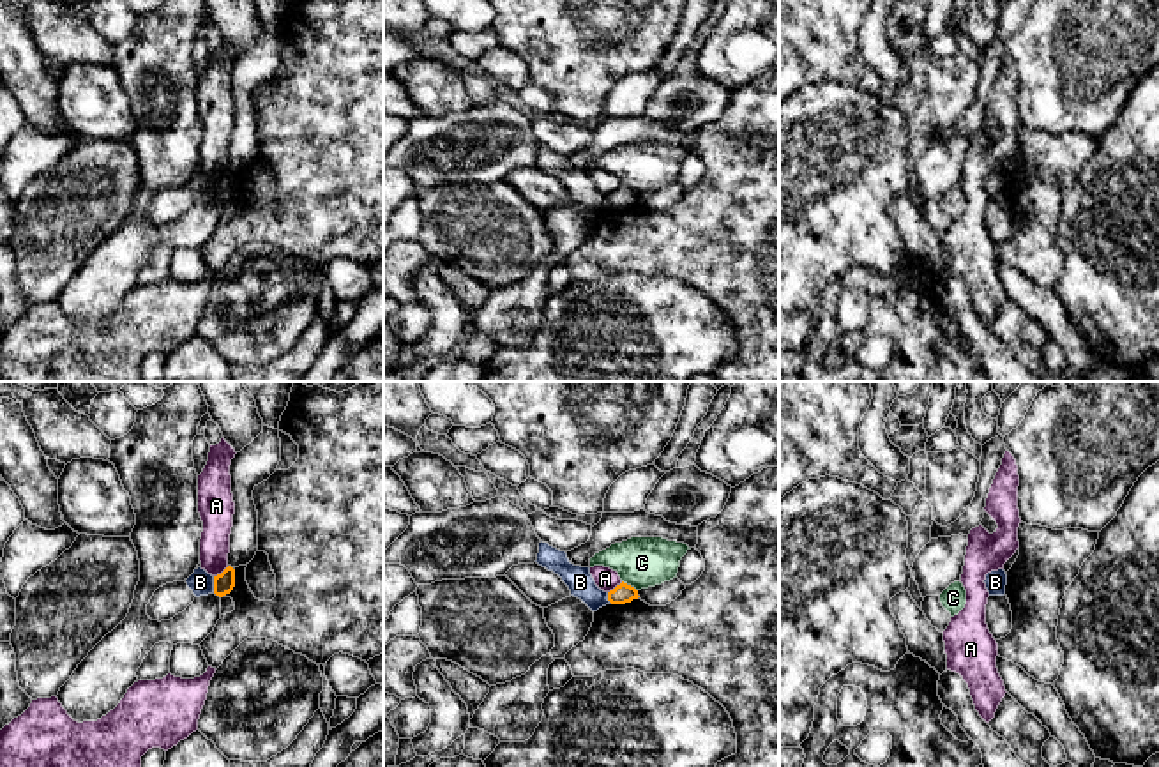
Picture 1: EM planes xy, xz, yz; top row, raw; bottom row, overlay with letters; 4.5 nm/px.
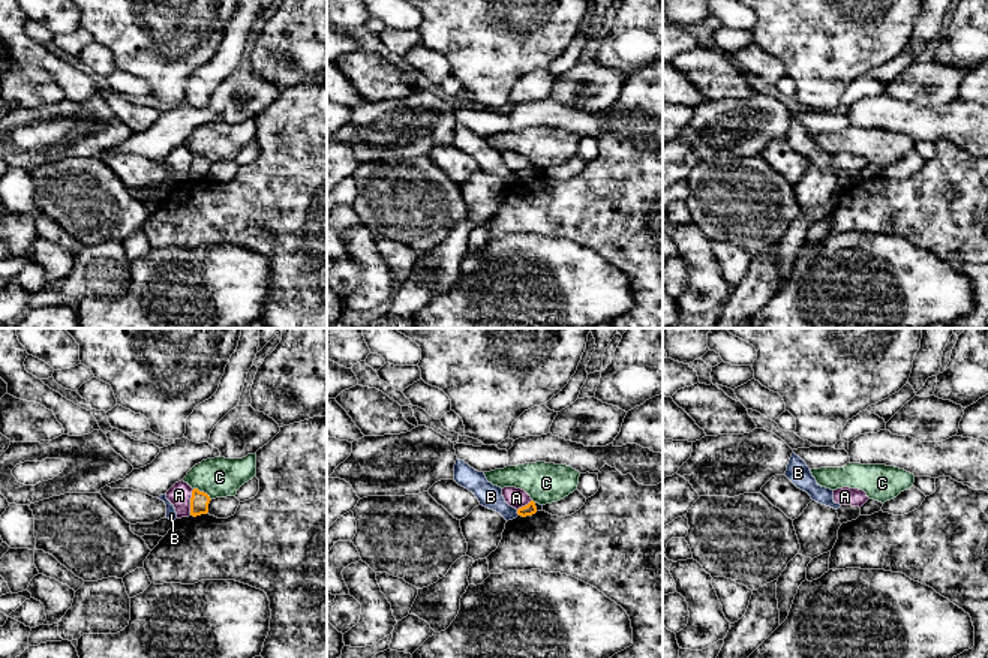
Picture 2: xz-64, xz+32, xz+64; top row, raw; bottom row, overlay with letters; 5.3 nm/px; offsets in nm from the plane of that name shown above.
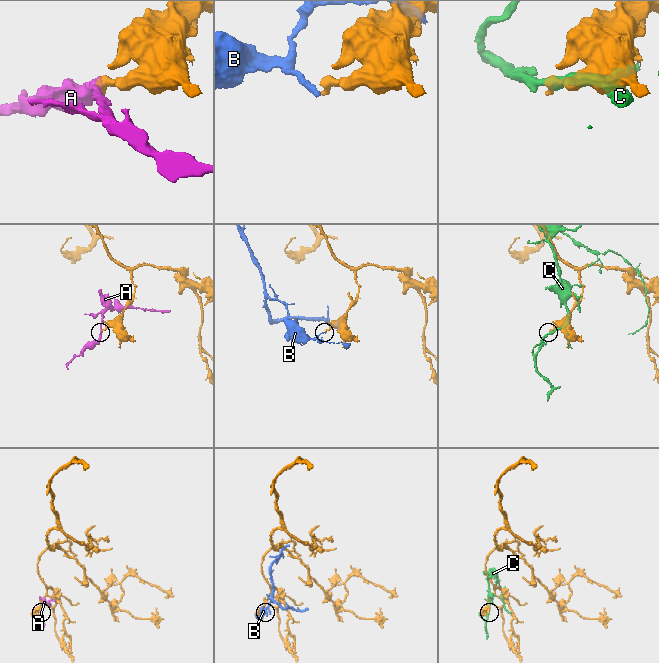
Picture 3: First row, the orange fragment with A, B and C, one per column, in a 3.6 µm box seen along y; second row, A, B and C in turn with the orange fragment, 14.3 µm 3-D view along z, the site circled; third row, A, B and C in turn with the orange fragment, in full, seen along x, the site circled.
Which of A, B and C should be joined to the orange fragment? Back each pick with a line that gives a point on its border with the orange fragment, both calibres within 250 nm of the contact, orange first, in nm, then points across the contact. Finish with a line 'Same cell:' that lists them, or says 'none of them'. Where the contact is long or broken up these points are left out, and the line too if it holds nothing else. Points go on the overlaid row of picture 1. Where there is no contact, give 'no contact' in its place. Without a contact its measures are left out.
Same cell: none of them

